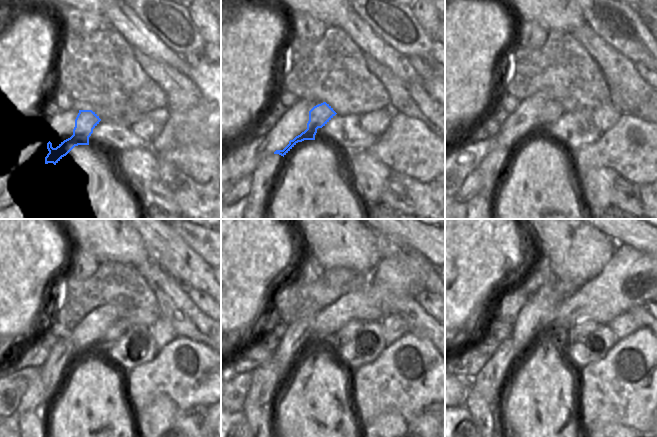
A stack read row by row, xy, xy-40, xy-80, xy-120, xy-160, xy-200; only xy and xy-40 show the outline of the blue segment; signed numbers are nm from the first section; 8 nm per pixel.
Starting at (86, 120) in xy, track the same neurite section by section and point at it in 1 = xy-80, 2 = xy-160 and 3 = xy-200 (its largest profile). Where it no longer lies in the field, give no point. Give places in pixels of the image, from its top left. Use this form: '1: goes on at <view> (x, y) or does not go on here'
1: goes on at xy-80 (553, 110)
2: goes on at xy-160 (351, 328)
3: goes on at xy-200 (573, 333)

